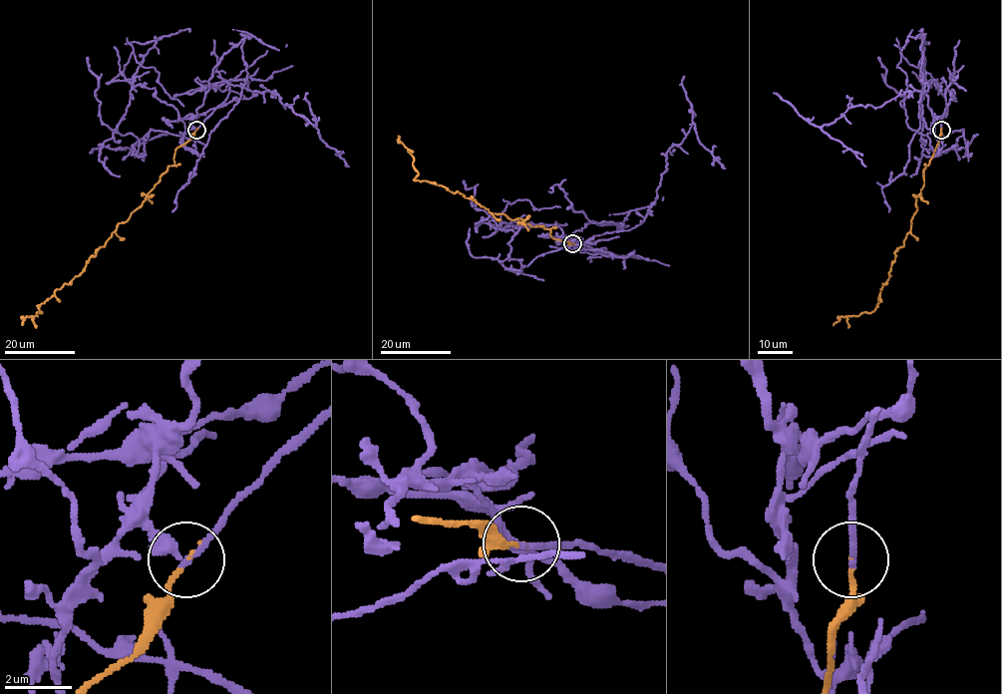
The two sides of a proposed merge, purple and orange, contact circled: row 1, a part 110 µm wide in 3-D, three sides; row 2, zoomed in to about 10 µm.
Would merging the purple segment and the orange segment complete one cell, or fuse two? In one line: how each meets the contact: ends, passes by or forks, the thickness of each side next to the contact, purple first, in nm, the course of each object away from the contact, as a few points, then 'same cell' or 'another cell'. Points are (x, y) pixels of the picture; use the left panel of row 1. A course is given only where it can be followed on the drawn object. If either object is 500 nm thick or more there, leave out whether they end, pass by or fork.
purple ends; orange ends; calibres 200 and 140 nm; course purple (195, 129), (229, 90), (226, 81), (192, 89), (187, 92), (222, 81), (273, 92), (349, 166); course orange (195, 129), (177, 148), (173, 166), (143, 203), (81, 272), (47, 298), (42, 312), (21, 325); another cell

